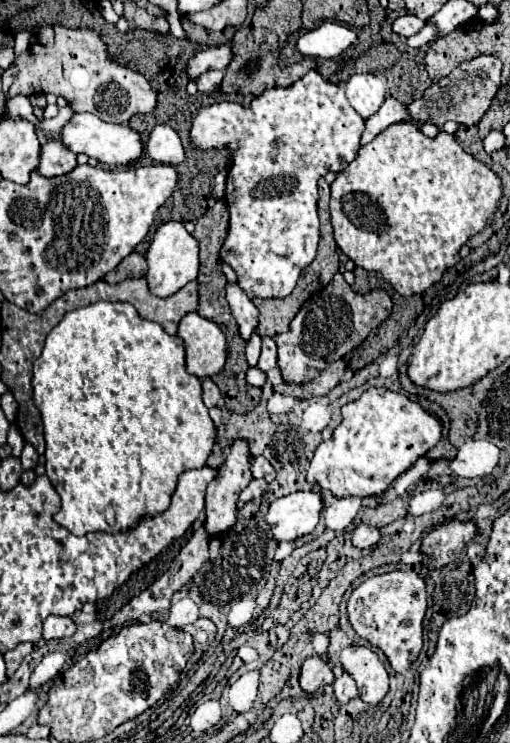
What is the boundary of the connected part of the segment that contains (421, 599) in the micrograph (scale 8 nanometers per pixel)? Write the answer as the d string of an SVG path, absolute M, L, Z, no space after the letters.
M410 569L392 571L362 581L352 591L346 613L354 631L370 645L382 649L396 671L406 673L422 649L422 619L426 605L426 581L420 577L420 573Z

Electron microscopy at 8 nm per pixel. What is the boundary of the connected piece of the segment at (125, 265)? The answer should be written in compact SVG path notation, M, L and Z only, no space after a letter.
M130 253L126 259L122 259L122 263L116 267L116 271L106 275L106 281L120 283L120 281L132 279L132 277L144 277L146 273L148 273L146 257L140 253Z

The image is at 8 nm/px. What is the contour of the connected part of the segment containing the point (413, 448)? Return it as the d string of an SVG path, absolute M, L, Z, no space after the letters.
M368 389L360 399L342 407L342 423L332 439L316 447L306 481L330 491L334 497L382 495L388 485L424 457L442 435L442 425L406 395Z

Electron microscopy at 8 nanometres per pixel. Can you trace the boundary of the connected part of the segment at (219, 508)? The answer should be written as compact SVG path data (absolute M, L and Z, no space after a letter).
M238 439L234 441L234 445L230 447L226 461L218 467L218 475L216 479L208 485L206 491L206 529L208 535L220 535L220 533L228 533L236 521L236 503L238 503L238 495L244 487L248 487L248 483L252 481L252 473L250 473L250 447L246 439Z

